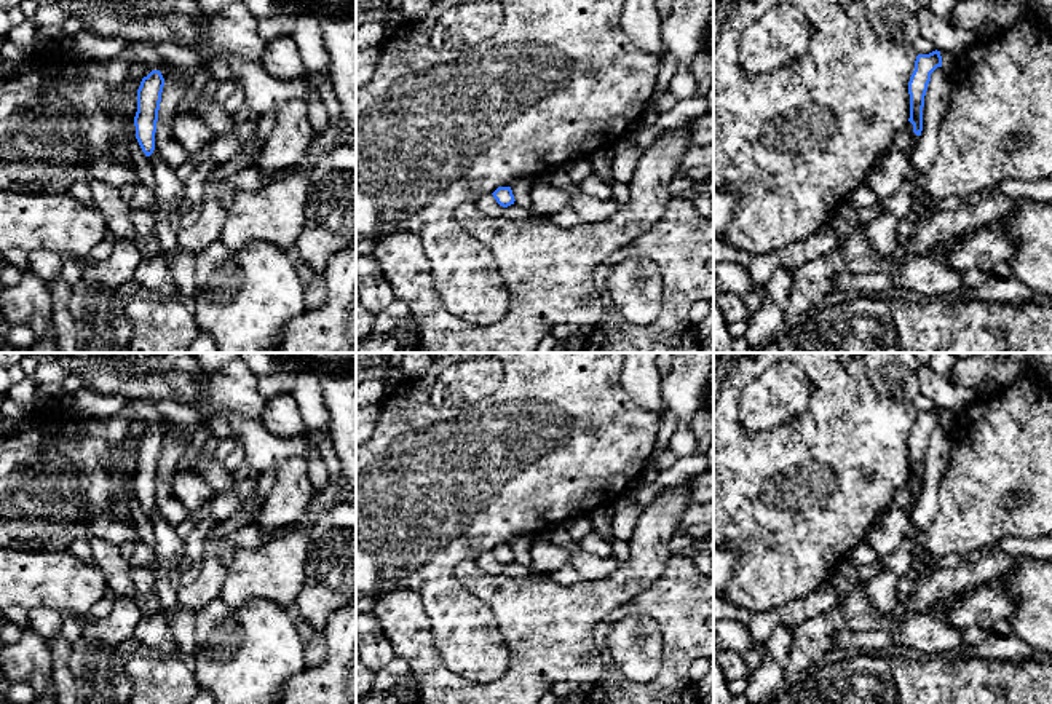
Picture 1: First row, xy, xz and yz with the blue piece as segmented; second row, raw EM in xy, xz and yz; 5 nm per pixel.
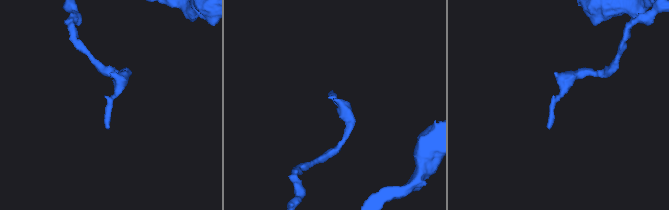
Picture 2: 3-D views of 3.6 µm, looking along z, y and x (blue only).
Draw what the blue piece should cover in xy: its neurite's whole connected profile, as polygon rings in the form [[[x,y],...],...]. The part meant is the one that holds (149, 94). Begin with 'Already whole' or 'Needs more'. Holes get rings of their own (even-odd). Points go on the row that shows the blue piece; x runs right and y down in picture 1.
Already whole. [[[152,70],[142,78],[137,89],[137,112],[134,117],[134,126],[136,139],[145,156],[150,156],[155,150],[155,132],[163,86],[164,78],[161,72]]]

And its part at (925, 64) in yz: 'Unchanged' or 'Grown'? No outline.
Unchanged

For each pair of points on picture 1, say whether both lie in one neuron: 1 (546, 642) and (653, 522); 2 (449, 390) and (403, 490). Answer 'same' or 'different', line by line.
1: same
2: different

